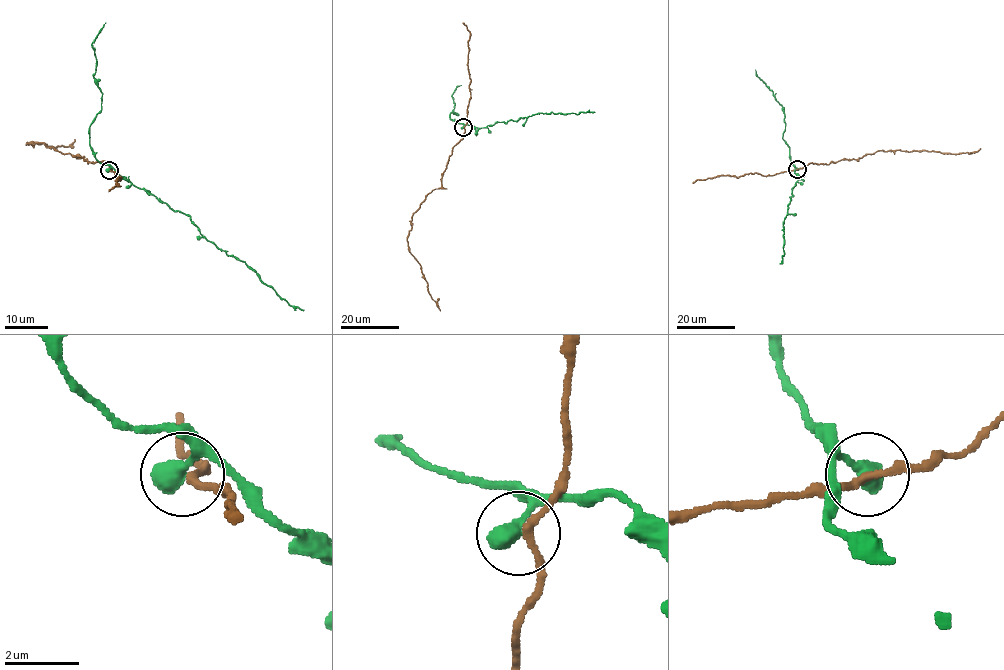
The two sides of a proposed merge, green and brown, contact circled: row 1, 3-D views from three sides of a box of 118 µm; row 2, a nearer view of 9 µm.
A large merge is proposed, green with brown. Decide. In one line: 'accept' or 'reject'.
reject

